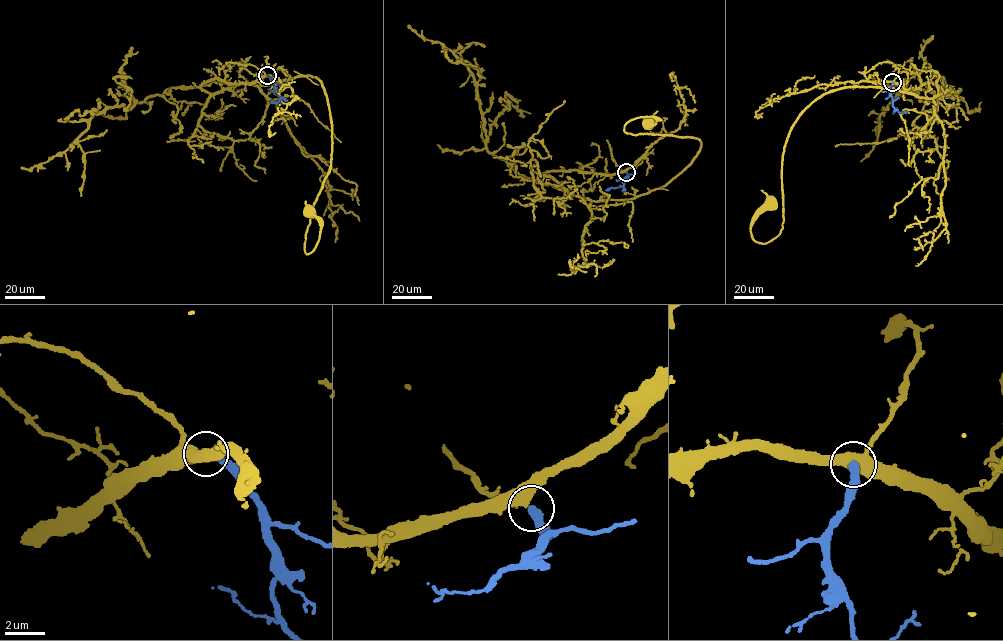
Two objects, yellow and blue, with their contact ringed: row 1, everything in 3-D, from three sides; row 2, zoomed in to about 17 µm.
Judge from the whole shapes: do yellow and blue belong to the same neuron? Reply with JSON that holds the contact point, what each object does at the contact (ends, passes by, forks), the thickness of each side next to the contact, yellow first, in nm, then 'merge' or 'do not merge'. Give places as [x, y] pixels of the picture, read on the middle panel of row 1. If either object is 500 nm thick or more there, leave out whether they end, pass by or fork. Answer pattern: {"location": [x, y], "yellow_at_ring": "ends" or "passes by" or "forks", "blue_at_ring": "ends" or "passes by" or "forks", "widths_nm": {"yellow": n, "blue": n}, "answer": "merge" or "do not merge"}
{"location": [626, 172], "yellow_at_ring": "passes by", "blue_at_ring": "ends", "widths_nm": {"yellow": 460, "blue": 440}, "answer": "merge"}

